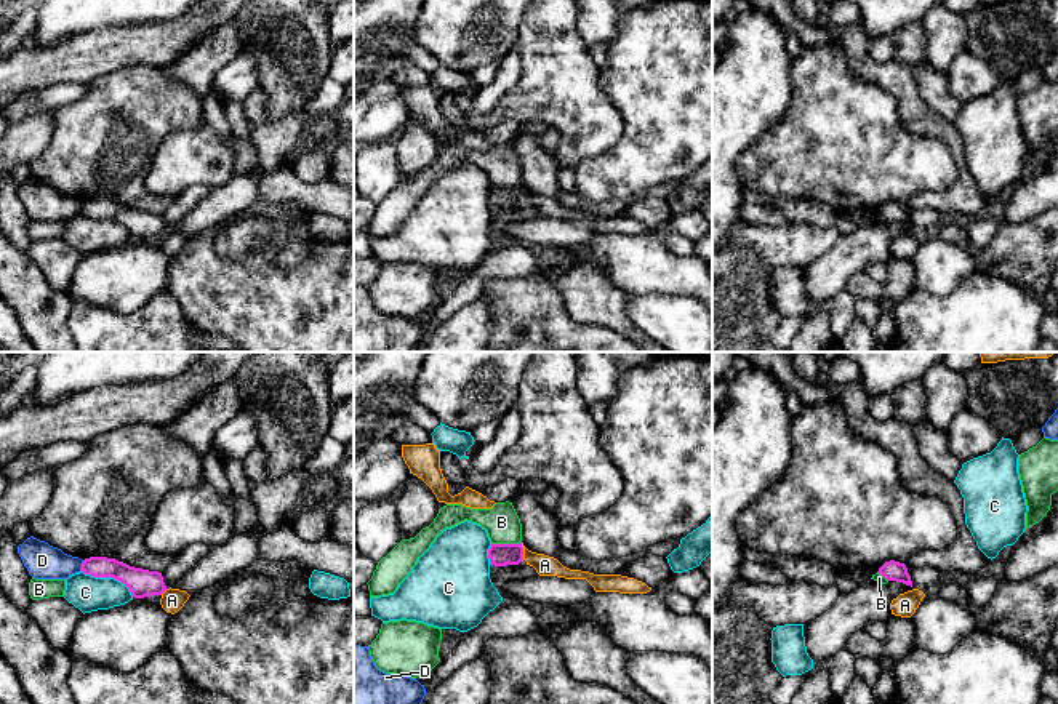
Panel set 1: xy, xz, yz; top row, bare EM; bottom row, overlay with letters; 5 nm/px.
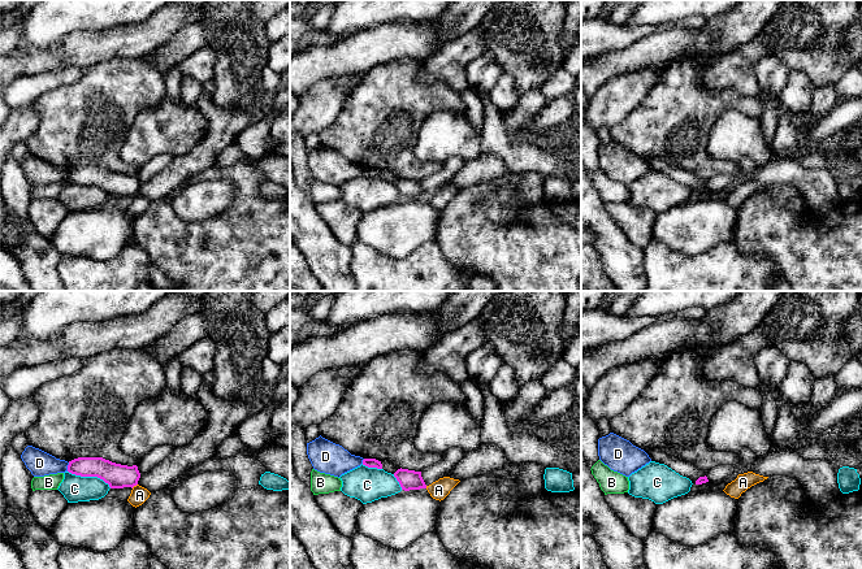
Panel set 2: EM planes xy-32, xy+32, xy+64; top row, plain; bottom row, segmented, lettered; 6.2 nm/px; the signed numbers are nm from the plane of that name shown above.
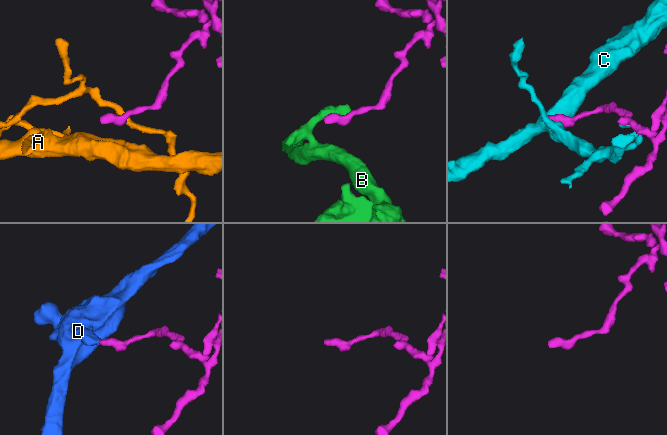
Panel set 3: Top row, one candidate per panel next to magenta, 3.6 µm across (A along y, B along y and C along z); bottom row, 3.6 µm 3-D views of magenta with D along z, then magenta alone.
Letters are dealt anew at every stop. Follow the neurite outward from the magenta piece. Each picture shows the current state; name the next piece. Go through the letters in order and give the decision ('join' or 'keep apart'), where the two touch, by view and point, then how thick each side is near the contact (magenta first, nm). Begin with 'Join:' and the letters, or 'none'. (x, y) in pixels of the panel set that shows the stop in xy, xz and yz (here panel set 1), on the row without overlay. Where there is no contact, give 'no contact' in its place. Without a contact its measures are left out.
Join: none
A: keep apart | xz (522, 192) | 110/110 nm
B: keep apart | xz (506, 186) | 110/180 nm
C: keep apart | xy (109, 218) | 140/180 nm
D: keep apart | xy (82, 207) | 110/180 nm

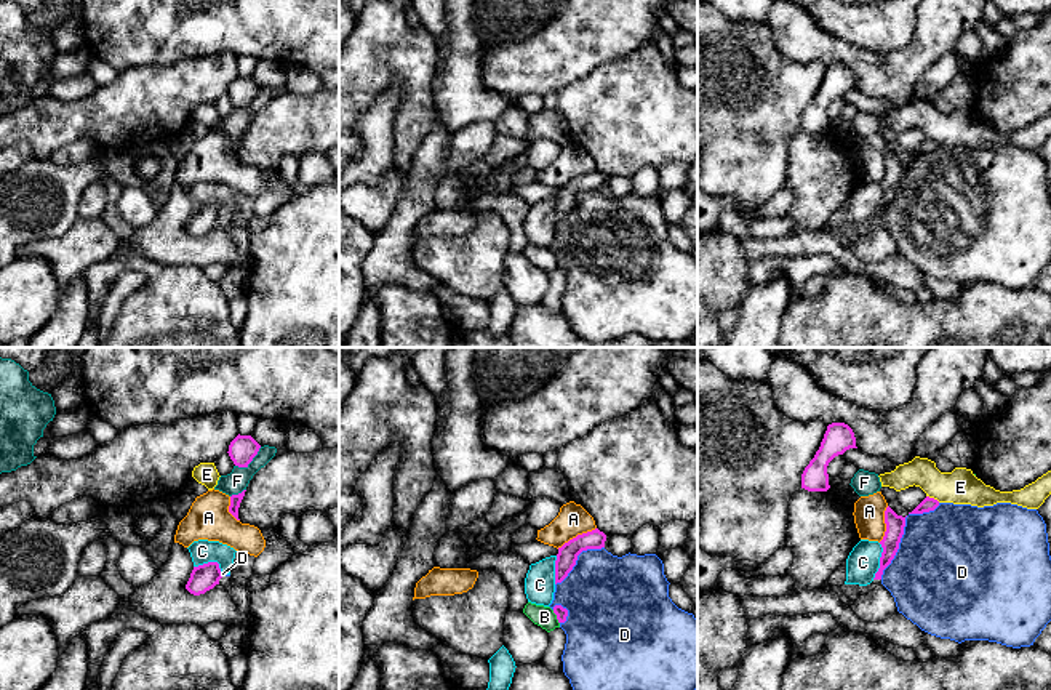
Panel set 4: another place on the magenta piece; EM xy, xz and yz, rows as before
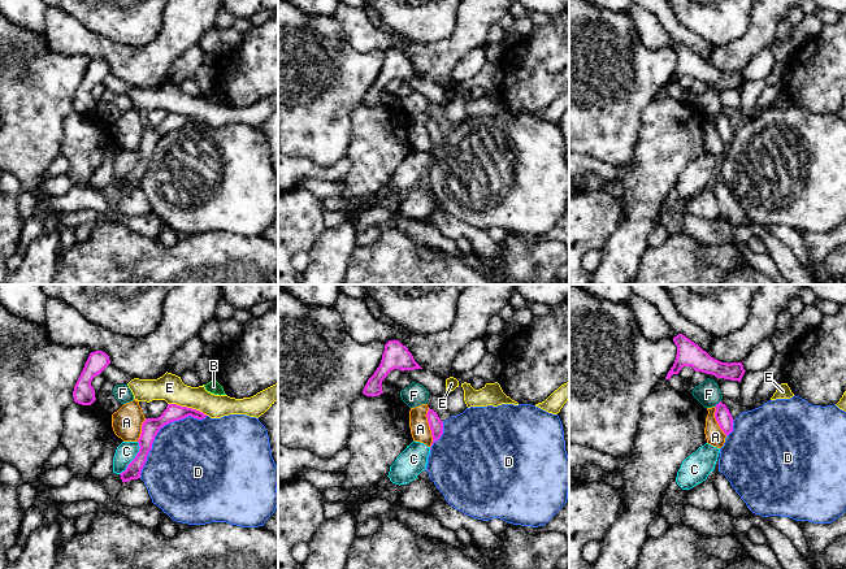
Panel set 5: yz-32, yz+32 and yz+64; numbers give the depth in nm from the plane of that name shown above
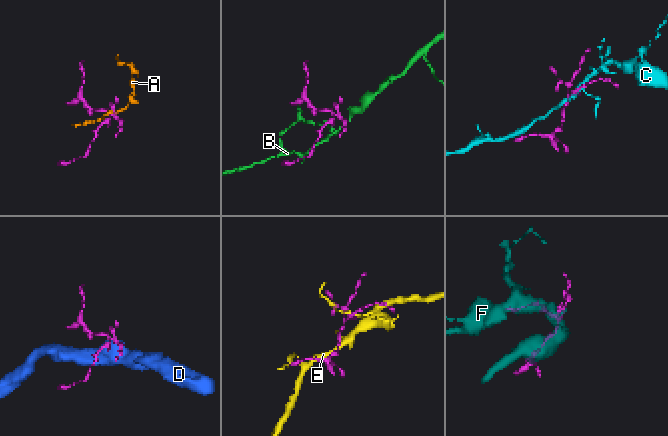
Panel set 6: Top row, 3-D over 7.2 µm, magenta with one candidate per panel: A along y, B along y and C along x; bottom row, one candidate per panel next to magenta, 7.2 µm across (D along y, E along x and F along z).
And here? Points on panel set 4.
Join: none
A: keep apart | xz (578, 176) | 100/160 nm
B: keep apart | xz (557, 258) | 60/110 nm
C: keep apart | yz (880, 202) | 100/160 nm
D: keep apart | yz (903, 173) | 100/480 nm
E: keep apart | yz (933, 140) | 70/180 nm
F: keep apart | xy (250, 103) | 140/110 nm

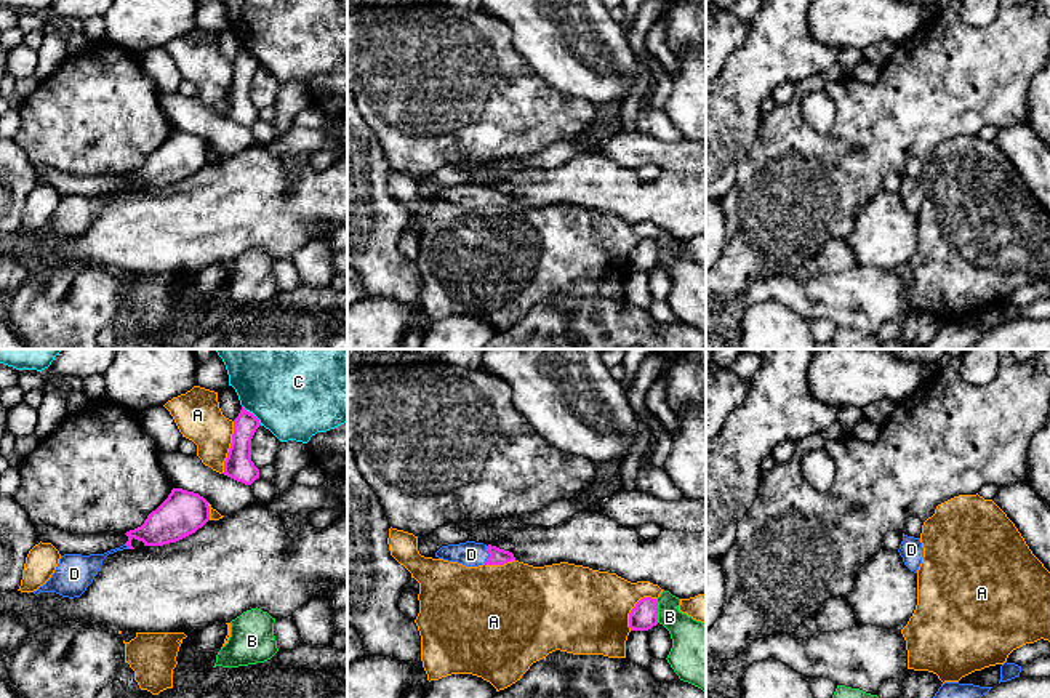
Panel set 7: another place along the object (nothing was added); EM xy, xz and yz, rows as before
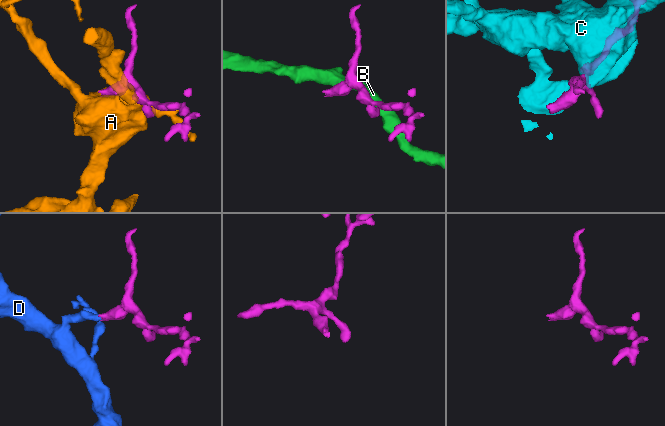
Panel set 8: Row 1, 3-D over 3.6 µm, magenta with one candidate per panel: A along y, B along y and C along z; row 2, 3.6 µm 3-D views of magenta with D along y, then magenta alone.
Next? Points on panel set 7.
Join: D
A: keep apart | xy (231, 88) | 140/240 nm
B: keep apart | xz (657, 252) | 140/220 nm
C: keep apart | xy (253, 56) | 130/400 nm
D: join | xz (488, 194) | 80/130 nm

